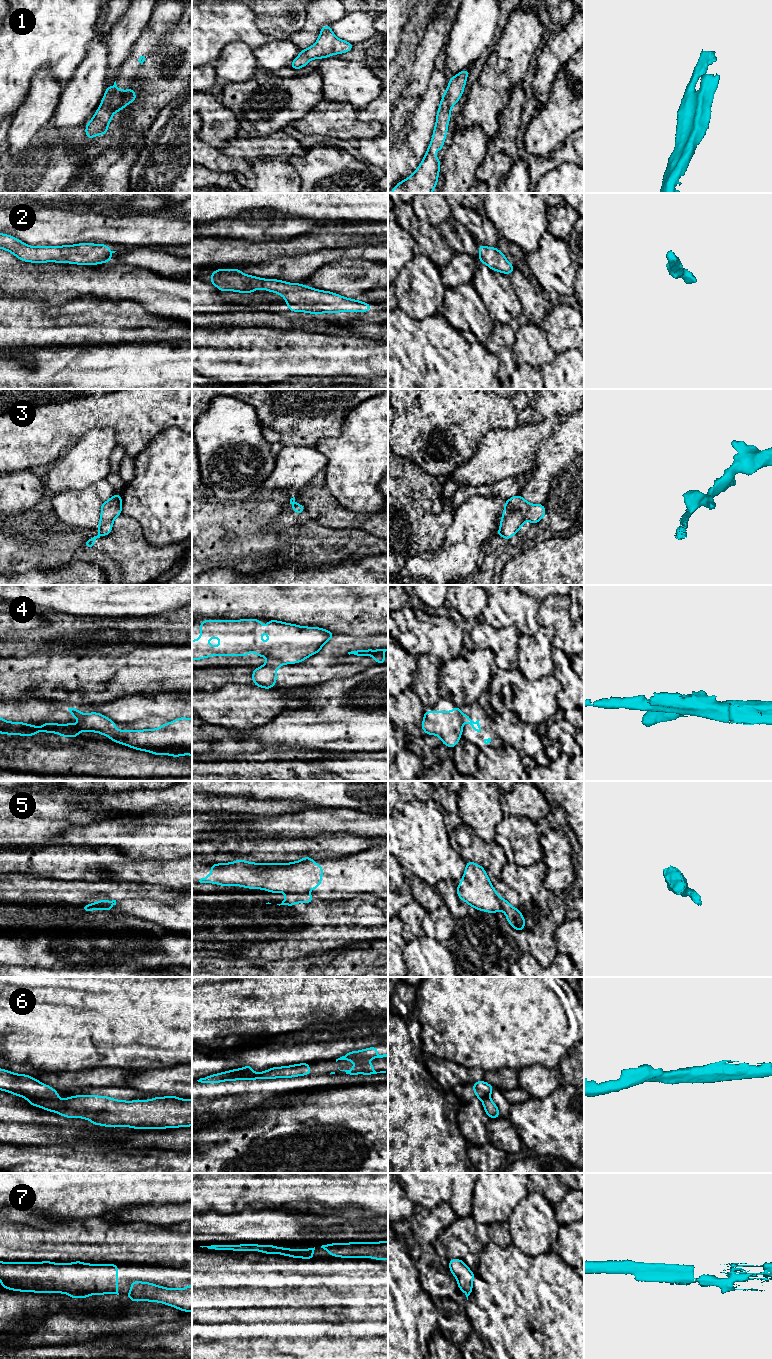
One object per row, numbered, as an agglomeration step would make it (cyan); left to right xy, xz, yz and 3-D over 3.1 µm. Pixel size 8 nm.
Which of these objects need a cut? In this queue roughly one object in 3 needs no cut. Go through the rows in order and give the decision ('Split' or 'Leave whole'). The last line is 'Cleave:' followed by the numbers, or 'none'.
1: Leave whole
2: Leave whole
3: Split
4: Split
5: Split
6: Split
7: Leave whole
Cleave: 3, 4, 5, 6

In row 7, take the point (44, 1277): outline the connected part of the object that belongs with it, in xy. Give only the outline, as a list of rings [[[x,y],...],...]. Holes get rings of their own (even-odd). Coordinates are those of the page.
[[[77,1260],[74,1263],[53,1263],[50,1261],[34,1262],[2,1262],[0,1261],[0,1283],[3,1288],[12,1291],[30,1291],[34,1293],[63,1293],[77,1299],[79,1296],[86,1300],[89,1295],[118,1293],[118,1265],[117,1264],[88,1264]]]

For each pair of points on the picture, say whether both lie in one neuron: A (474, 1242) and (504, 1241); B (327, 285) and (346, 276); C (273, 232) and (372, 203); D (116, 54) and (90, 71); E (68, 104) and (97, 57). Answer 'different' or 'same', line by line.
A: same
B: same
C: different
D: different
E: same

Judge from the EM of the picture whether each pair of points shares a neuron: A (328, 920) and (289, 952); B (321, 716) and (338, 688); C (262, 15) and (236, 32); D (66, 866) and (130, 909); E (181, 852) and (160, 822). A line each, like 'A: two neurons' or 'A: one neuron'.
A: one neuron
B: one neuron
C: two neurons
D: two neurons
E: one neuron

